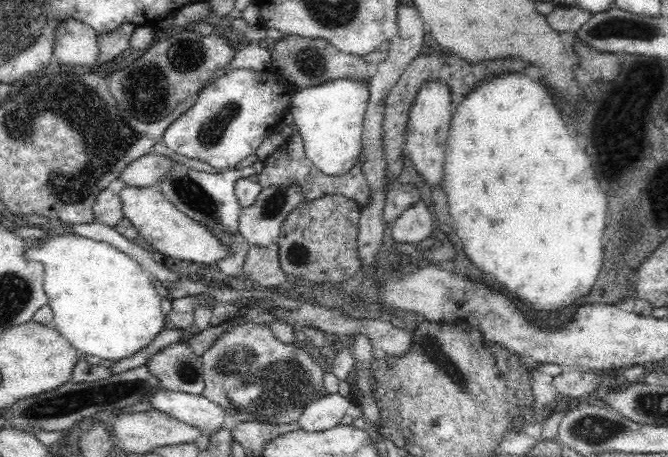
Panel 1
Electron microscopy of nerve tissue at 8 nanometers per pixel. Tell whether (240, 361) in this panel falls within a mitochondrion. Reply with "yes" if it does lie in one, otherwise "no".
yes

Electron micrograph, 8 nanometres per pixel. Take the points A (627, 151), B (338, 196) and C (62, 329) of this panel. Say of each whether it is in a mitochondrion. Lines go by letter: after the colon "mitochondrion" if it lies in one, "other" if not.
A: other
B: other
C: other

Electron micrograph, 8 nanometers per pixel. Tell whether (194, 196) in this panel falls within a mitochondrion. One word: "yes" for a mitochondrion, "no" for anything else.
yes

